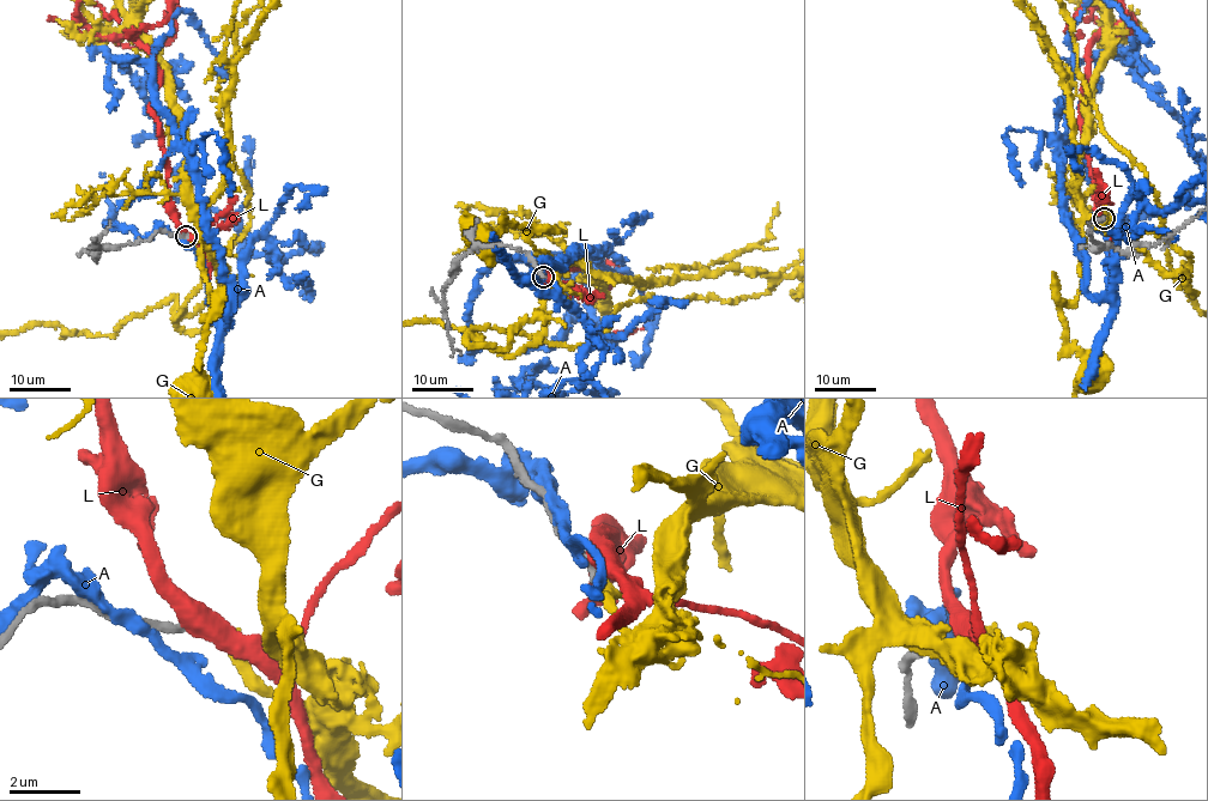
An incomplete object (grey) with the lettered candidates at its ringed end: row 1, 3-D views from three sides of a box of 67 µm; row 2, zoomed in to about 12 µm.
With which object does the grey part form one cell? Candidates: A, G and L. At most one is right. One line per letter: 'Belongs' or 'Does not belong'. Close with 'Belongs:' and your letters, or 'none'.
A: Does not belong
G: Belongs
L: Does not belong
Belongs: G

